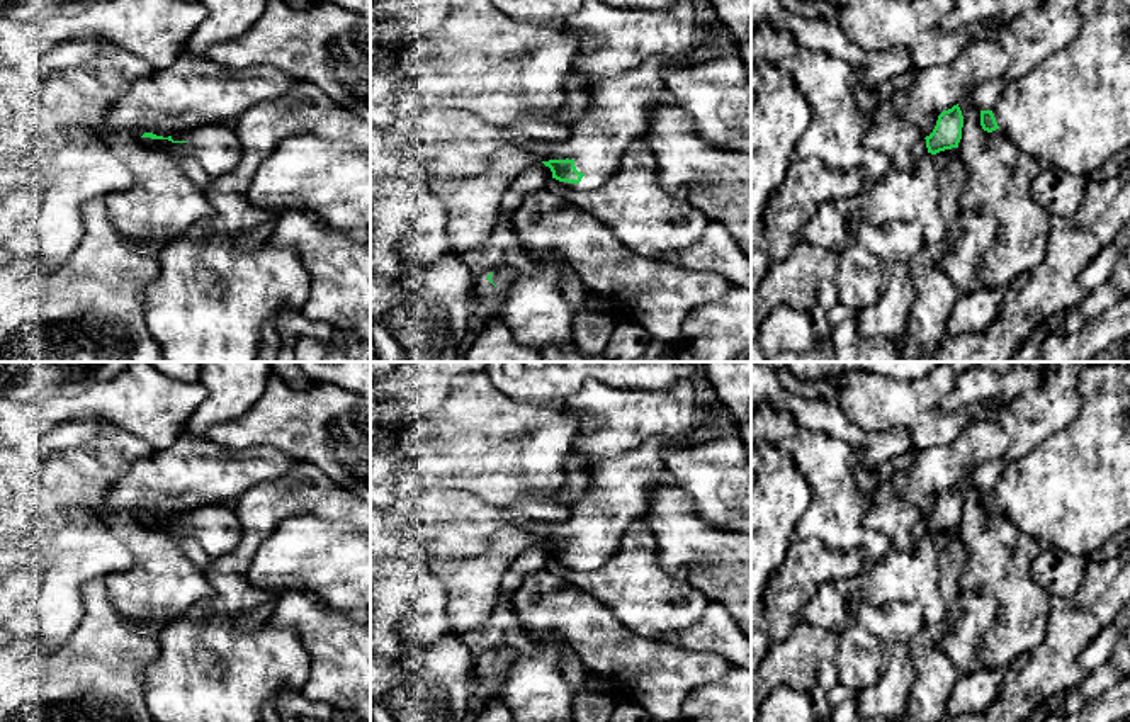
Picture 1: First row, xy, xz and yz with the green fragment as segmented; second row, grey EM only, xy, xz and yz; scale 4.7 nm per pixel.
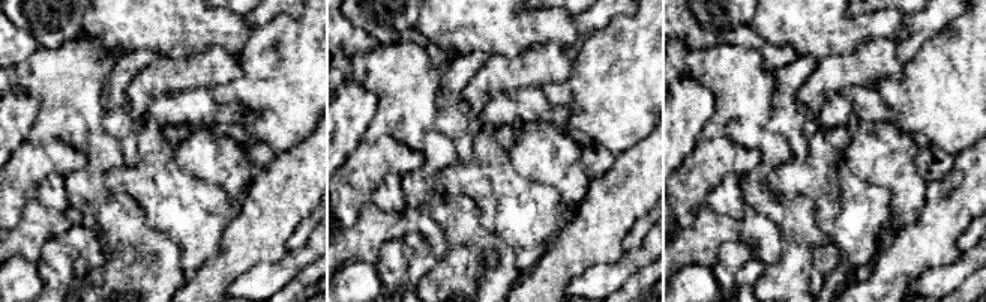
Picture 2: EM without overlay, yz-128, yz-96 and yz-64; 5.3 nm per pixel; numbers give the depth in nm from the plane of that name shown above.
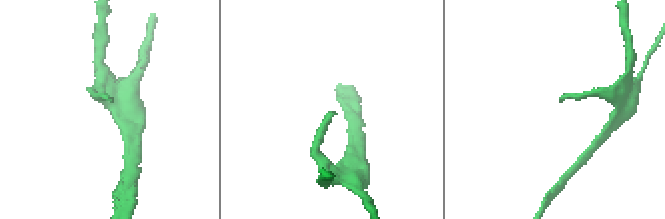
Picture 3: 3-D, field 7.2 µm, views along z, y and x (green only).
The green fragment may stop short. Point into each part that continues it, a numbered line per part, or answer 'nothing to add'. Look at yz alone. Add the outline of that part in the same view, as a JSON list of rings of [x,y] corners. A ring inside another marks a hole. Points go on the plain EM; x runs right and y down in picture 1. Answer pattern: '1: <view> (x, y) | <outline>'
1: yz (918, 530) | [[[921,518],[914,523],[914,527],[911,528],[911,535],[912,535],[912,540],[918,542],[924,533],[928,533],[928,528],[926,528],[926,520]]]

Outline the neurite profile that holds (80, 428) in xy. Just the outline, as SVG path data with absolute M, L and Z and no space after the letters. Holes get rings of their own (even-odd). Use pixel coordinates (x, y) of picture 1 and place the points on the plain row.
M93 413L75 415L73 418L58 421L48 433L42 435L41 450L44 454L54 454L83 445L99 433L102 425L112 425L112 421Z

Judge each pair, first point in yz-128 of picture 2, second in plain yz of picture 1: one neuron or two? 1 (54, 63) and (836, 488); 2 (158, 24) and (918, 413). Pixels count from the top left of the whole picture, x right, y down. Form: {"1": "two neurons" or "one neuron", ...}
{"1": "one neuron", "2": "one neuron"}

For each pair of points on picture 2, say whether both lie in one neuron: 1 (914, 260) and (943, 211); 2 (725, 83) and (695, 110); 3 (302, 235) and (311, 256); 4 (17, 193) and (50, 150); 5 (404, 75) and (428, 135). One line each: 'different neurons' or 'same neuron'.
1: same neuron
2: different neurons
3: different neurons
4: same neuron
5: same neuron

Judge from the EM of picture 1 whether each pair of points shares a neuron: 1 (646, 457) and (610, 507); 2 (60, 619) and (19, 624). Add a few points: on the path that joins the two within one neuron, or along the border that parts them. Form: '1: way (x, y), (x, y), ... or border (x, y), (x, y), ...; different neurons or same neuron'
1: way (639, 469), (615, 495); same neuron
2: way (50, 622), (29, 622); same neuron

